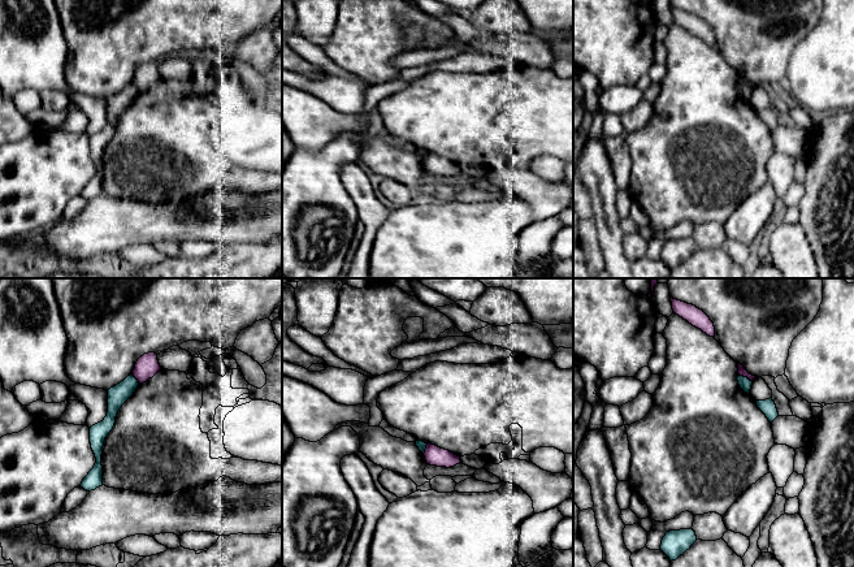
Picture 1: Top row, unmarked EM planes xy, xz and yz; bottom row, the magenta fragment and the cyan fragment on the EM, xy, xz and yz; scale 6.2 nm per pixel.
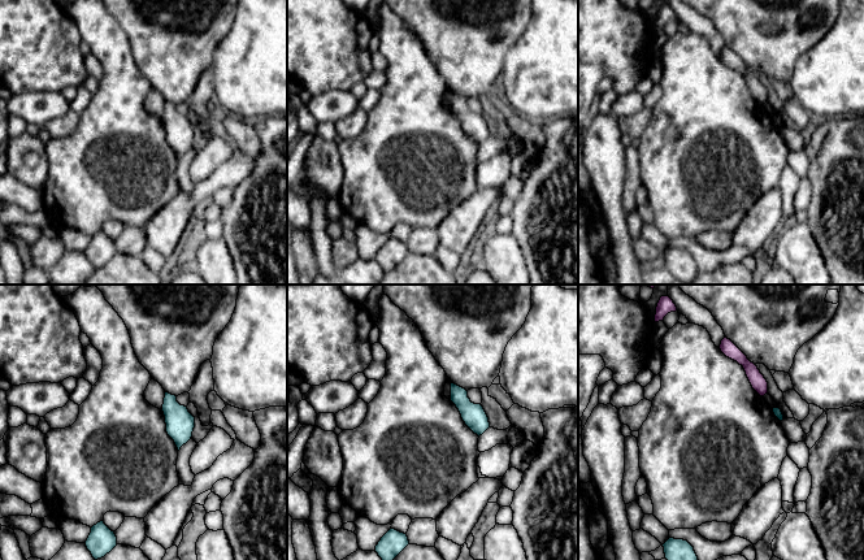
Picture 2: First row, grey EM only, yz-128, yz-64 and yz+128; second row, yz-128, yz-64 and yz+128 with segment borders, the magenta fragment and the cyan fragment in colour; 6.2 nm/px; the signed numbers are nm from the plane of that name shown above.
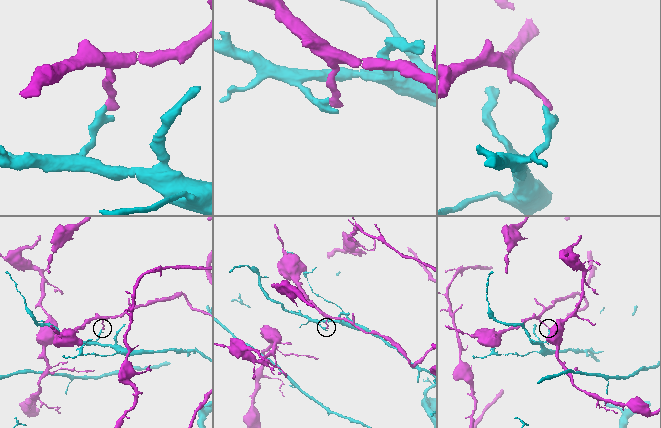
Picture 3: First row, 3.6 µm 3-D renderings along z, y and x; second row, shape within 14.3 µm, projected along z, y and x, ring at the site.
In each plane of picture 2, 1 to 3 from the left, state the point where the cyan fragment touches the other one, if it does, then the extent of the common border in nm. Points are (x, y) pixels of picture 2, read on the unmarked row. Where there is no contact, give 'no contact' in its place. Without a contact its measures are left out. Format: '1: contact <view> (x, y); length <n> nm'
1: no contact
2: no contact
3: no contact

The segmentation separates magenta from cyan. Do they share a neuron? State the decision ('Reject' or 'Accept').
Reject

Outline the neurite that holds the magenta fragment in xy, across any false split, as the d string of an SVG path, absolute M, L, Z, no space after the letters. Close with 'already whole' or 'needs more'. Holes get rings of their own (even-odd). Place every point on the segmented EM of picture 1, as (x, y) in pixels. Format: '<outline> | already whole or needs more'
M148 352L138 359L133 376L139 384L143 384L148 378L152 378L160 369L161 367L159 364L157 355L155 352Z | already whole

